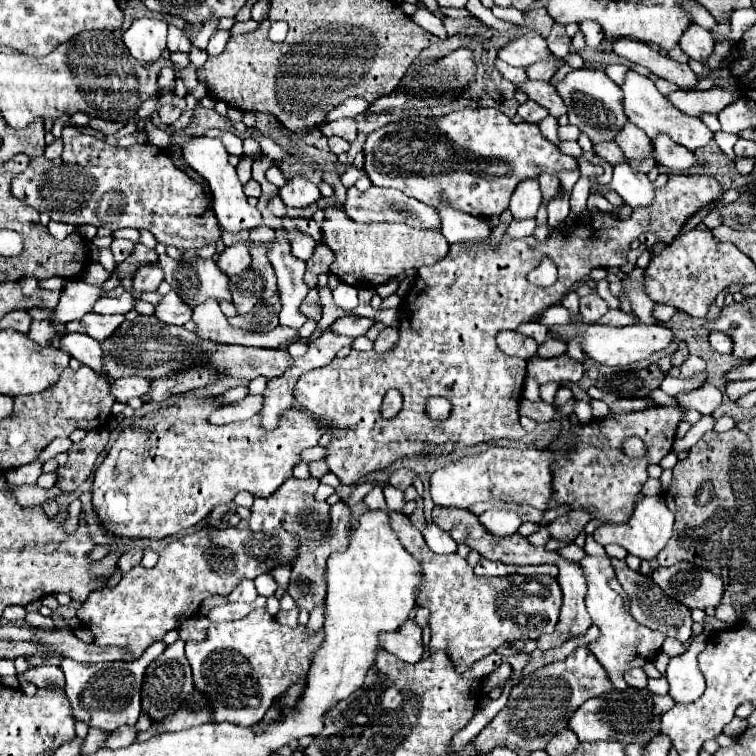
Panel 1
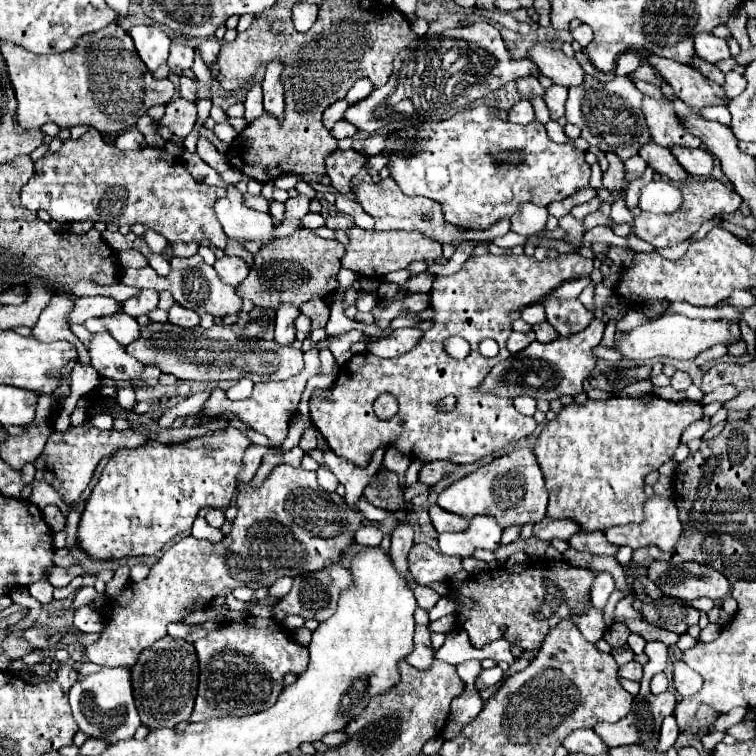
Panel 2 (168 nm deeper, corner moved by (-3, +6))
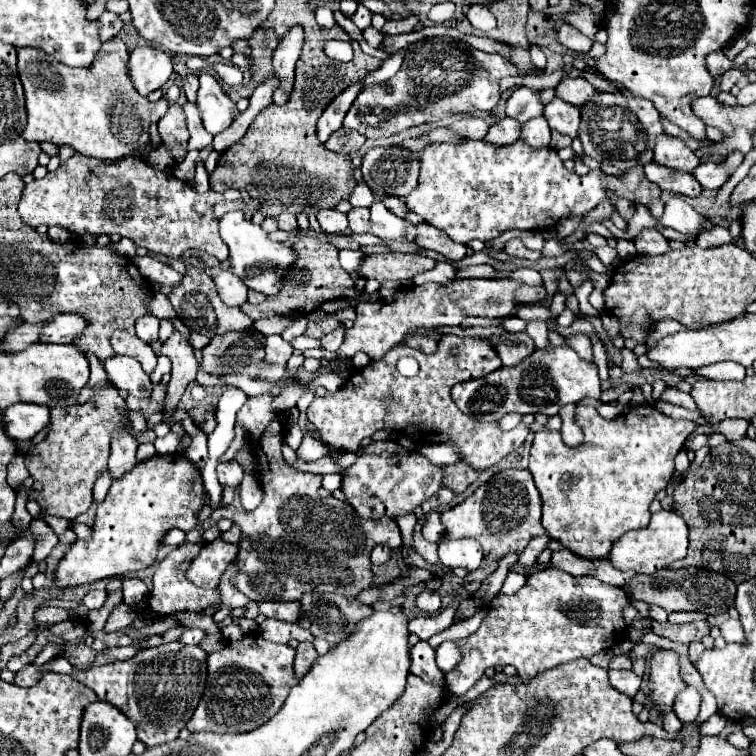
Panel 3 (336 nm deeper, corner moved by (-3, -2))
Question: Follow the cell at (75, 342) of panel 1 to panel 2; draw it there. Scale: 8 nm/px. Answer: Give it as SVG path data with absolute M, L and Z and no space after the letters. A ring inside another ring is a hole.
M94 334L90 340L92 366L100 376L112 380L138 380L144 364L130 356L110 334Z

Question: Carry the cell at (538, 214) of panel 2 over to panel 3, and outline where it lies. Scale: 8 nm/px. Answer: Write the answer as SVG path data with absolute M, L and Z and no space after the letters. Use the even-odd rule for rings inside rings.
M512 238L512 240L508 240L504 252L510 257L525 258L529 260L538 260L543 257L541 251L526 250L526 246L524 246L524 242L522 242L520 238Z

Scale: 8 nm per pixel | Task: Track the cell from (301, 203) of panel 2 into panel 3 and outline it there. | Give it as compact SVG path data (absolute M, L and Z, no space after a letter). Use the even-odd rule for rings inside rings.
M282 212L278 216L278 228L280 230L294 230L298 226L296 222L296 214L290 214L290 212Z

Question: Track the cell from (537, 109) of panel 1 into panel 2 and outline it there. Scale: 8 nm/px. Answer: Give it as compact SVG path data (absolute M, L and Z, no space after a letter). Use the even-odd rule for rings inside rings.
M520 100L518 104L514 104L508 110L508 122L516 122L516 124L528 124L534 120L534 108L528 100Z

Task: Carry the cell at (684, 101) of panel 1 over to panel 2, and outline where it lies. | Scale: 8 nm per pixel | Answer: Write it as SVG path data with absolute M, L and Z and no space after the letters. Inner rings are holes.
M730 72L726 74L726 84L724 84L724 92L726 96L732 100L736 98L738 94L742 94L746 88L746 78L740 74L740 72Z

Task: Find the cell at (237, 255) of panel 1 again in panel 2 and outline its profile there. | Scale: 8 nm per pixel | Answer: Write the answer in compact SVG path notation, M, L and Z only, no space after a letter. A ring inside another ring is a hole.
M224 256L224 258L220 258L220 260L216 260L216 264L214 264L214 270L218 272L218 276L220 276L220 280L224 282L224 284L230 284L230 286L238 286L246 276L248 276L248 266L246 266L246 262L244 260L240 260L240 258L234 258L234 256Z

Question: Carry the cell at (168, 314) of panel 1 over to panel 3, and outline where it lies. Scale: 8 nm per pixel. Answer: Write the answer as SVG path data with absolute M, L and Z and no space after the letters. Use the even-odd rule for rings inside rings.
M174 330L172 336L162 344L160 352L166 354L172 360L172 372L170 372L172 374L172 380L168 384L166 410L164 410L164 422L168 422L170 420L170 412L176 408L182 392L196 378L198 362L196 362L196 356L194 356L194 348L190 344L190 338L184 336L178 330Z

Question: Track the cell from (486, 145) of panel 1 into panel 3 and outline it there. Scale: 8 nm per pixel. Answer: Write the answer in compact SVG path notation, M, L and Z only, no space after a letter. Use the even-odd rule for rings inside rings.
M458 138L442 144L428 144L420 154L420 178L416 190L408 194L406 204L412 212L416 212L422 220L432 226L444 230L454 242L468 244L472 240L488 242L498 238L506 230L546 230L554 228L556 222L564 216L586 214L596 208L606 198L606 188L628 198L630 202L642 202L648 206L654 198L660 196L660 188L646 180L644 170L640 166L624 172L622 178L608 176L602 170L590 170L586 176L578 176L564 168L564 162L558 158L554 148L532 148L524 140L516 140L508 146L492 146L490 142Z

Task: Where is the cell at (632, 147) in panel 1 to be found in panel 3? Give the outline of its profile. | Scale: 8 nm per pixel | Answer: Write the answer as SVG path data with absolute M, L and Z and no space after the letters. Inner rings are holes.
M650 162L648 166L644 166L644 174L650 182L654 182L662 190L670 190L674 194L698 196L702 192L702 186L698 184L698 180L692 174L682 172L682 170L672 170L668 166Z

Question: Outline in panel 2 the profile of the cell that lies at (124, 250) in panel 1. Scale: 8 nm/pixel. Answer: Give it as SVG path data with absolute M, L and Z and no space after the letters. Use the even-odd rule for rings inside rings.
M136 248L118 252L118 258L120 258L122 268L144 268L144 266L148 266L148 260Z

